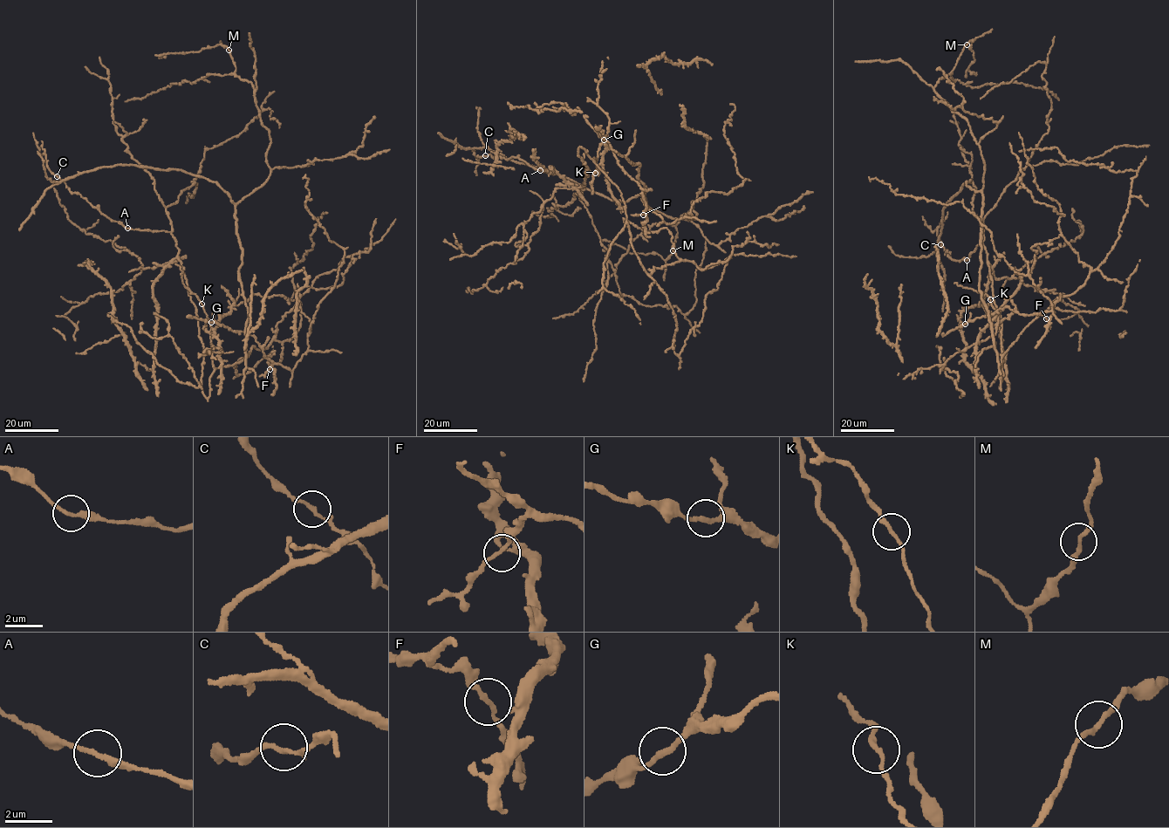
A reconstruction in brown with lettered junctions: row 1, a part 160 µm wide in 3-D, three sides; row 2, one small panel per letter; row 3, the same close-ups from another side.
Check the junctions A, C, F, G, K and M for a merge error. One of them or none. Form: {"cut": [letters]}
{"cut": []}

